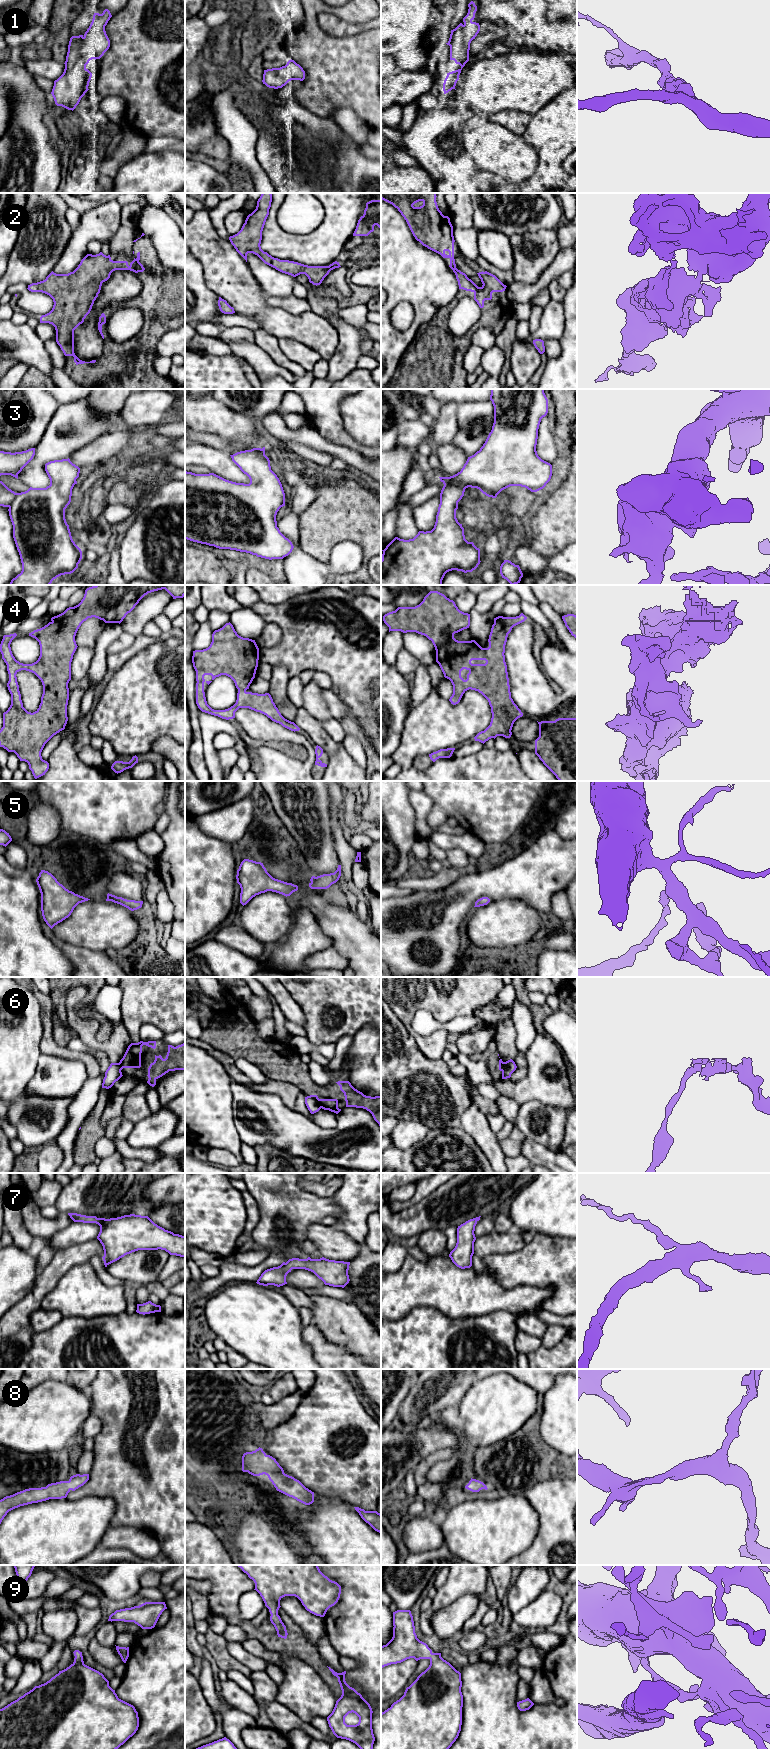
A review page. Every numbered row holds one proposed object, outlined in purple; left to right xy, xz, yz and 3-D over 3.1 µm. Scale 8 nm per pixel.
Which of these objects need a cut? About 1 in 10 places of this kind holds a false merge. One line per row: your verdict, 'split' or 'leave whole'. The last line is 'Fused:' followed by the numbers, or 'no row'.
1: leave whole
2: leave whole
3: leave whole
4: leave whole
5: leave whole
6: split
7: leave whole
8: leave whole
9: leave whole
Fused: 6

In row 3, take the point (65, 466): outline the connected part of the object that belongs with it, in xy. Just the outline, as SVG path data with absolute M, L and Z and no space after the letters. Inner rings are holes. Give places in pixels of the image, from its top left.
M68 458L46 463L45 471L50 479L50 485L46 488L30 487L25 492L15 493L0 481L0 506L9 508L13 538L22 563L21 573L11 580L10 585L50 585L57 577L73 573L82 559L82 551L73 541L65 519L65 509L71 502L72 489L77 484L80 468Z

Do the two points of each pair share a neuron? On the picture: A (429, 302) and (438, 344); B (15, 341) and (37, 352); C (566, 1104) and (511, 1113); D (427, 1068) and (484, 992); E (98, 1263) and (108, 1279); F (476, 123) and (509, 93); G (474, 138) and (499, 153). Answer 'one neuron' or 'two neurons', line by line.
A: two neurons
B: one neuron
C: two neurons
D: two neurons
E: one neuron
F: two neurons
G: one neuron

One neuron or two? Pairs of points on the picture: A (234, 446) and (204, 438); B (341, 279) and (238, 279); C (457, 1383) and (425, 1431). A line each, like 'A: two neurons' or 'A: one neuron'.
A: one neuron
B: two neurons
C: two neurons

